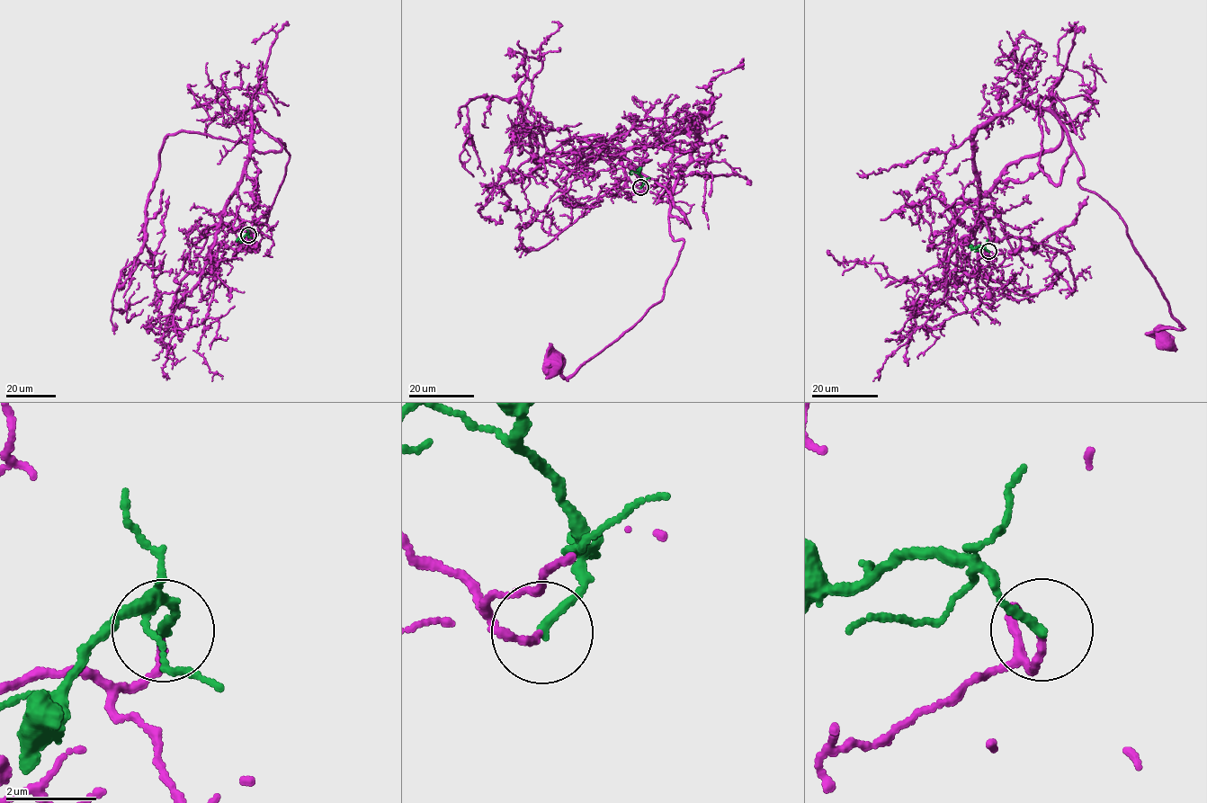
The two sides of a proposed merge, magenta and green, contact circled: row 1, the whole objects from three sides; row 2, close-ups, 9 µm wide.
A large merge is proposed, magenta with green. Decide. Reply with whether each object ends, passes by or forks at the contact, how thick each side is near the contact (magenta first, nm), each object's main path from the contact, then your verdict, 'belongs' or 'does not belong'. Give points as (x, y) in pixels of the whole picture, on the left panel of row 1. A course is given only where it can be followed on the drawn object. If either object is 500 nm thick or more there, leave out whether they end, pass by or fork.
magenta ends; green ends; calibres 140 and 180 nm; course magenta (248, 235), (238, 237), (222, 220), (246, 160), (254, 110), (258, 127), (284, 142), (289, 156), (254, 246); course green (248, 235), (236, 240), (238, 237); belongs

